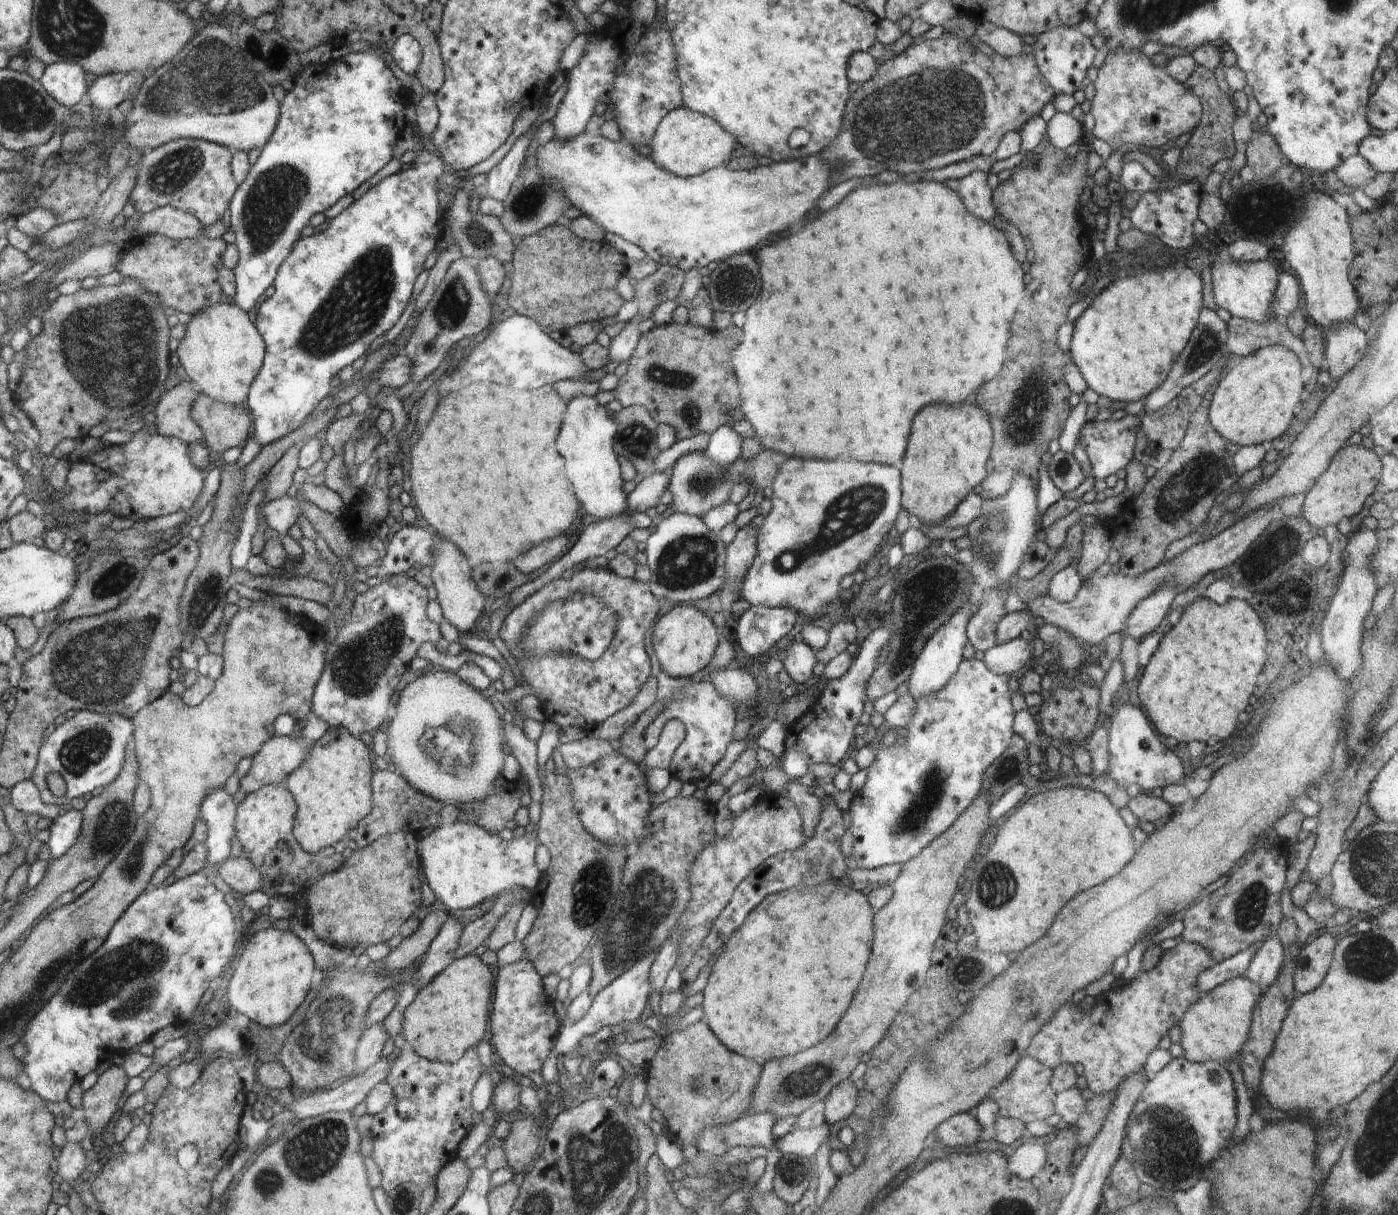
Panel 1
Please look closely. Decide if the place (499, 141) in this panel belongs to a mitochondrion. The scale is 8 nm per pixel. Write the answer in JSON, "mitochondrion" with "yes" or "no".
{"mitochondrion":"no"}

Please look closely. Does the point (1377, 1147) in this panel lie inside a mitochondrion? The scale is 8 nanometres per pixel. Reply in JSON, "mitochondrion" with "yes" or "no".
{"mitochondrion":"yes"}

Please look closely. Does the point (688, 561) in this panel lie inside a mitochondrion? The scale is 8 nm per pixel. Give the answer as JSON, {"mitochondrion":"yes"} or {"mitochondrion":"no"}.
{"mitochondrion":"yes"}

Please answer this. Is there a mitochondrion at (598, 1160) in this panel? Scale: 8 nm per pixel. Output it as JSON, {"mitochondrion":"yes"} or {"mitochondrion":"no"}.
{"mitochondrion":"yes"}

